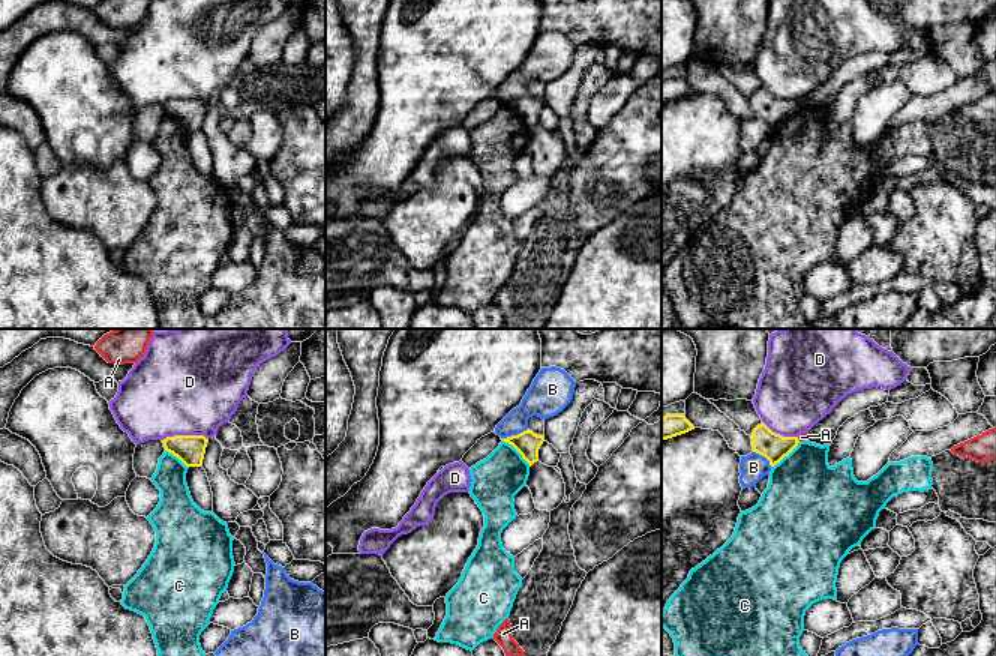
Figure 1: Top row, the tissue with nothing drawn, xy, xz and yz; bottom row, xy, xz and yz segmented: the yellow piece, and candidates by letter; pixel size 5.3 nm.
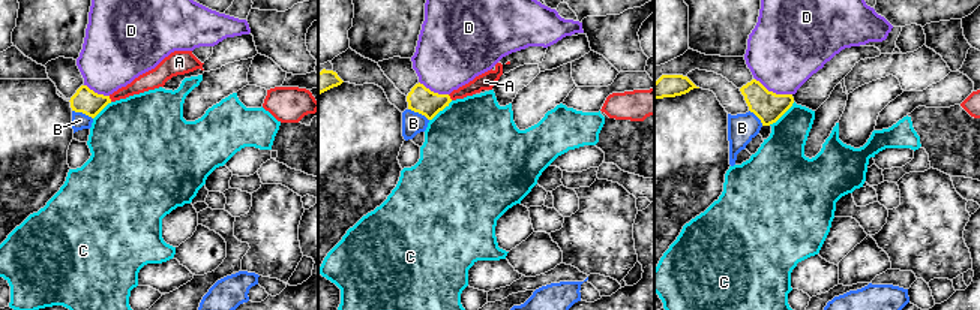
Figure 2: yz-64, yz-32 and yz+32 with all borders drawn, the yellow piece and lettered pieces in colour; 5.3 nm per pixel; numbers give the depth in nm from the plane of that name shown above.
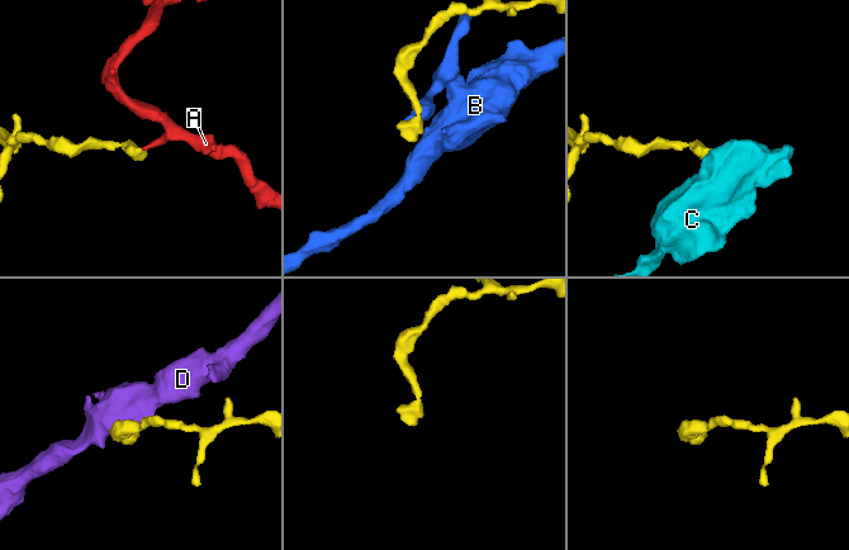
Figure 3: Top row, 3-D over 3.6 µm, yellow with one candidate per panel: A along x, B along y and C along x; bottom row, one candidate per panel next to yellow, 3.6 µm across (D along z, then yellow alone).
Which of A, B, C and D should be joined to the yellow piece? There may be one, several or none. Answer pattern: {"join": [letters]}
{"join": []}

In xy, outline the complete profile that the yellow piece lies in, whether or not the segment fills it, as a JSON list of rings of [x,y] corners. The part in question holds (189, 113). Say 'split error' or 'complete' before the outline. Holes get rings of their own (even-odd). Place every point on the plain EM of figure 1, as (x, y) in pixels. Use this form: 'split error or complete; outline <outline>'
complete; outline [[[174,99],[162,104],[166,116],[177,120],[186,131],[201,131],[208,102],[204,99]]]

